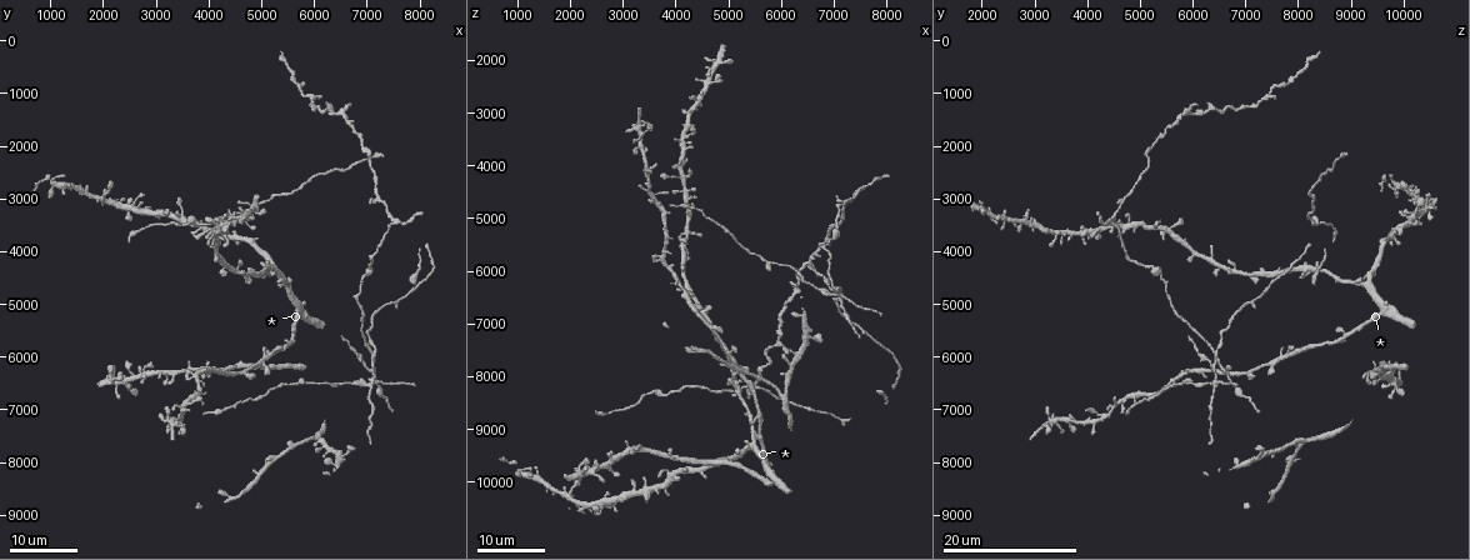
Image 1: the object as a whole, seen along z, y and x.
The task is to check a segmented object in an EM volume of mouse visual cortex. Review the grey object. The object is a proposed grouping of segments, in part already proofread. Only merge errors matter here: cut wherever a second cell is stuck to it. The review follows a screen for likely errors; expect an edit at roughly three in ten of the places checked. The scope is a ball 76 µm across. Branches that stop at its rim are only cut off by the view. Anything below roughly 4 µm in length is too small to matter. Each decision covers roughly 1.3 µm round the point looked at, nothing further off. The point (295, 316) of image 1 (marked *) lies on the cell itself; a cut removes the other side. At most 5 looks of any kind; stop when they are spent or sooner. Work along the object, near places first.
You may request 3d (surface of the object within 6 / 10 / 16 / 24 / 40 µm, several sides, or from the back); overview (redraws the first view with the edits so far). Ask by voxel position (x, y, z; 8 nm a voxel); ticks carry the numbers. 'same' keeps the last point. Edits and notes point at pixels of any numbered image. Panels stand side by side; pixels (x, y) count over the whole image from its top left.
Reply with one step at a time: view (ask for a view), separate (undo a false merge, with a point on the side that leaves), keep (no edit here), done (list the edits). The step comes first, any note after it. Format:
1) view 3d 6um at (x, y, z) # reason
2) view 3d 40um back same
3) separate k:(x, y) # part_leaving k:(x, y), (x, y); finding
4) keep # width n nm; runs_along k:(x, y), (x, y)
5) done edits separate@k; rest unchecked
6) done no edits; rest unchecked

view 3d 24um at (7150, 5950, 6400) # three-way junction

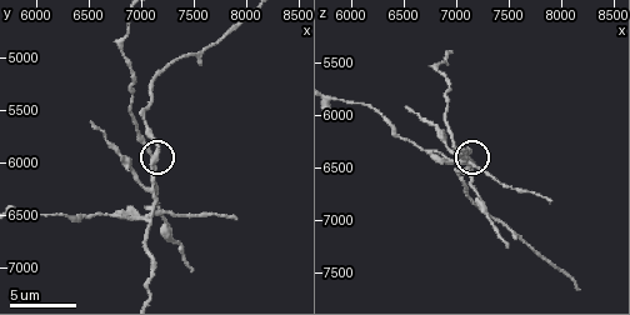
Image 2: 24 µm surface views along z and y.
view 3d 10um same

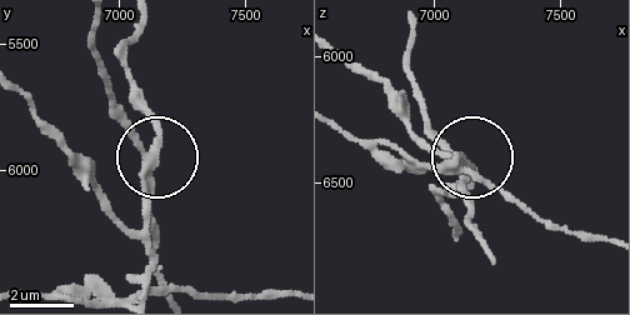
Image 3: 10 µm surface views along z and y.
separate 3:(158, 121) # arms 3; part_leaving 3:(148, 161), (156, 131), (124, 50), (134, 26); a second cell is stuck on

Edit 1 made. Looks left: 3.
view 3d 24um at (7500, 3350, 4450) # arms part here

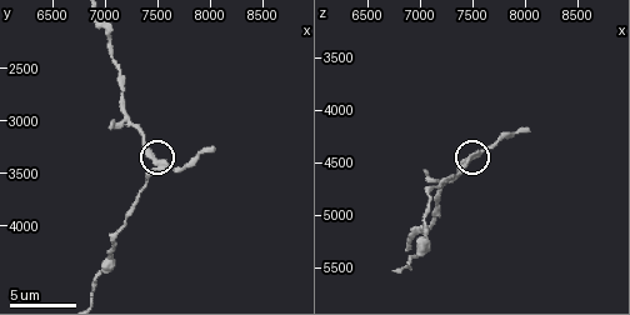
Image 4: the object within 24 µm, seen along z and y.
view 3d 10um at (7560, 3380, 4400)

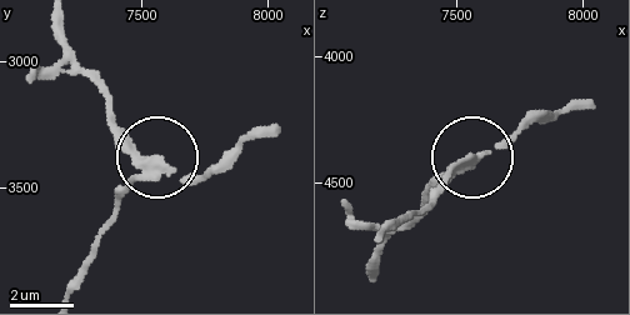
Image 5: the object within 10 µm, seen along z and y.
separate 5:(123, 140) # arms 3; part_leaving 5:(149, 171), (60, 21); two cells meet here

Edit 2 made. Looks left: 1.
done edits separate@3, separate@5; rest unchecked

